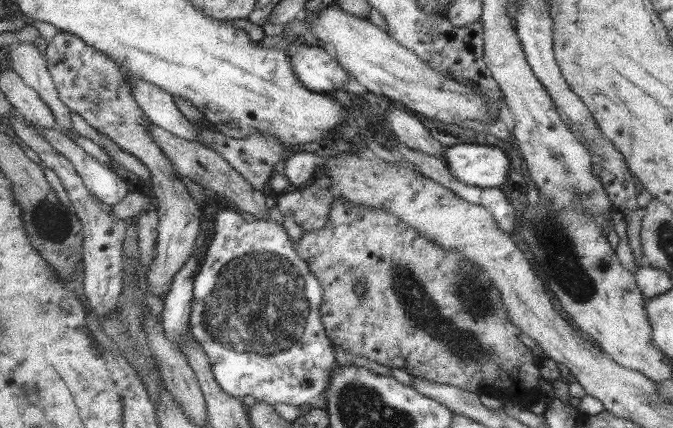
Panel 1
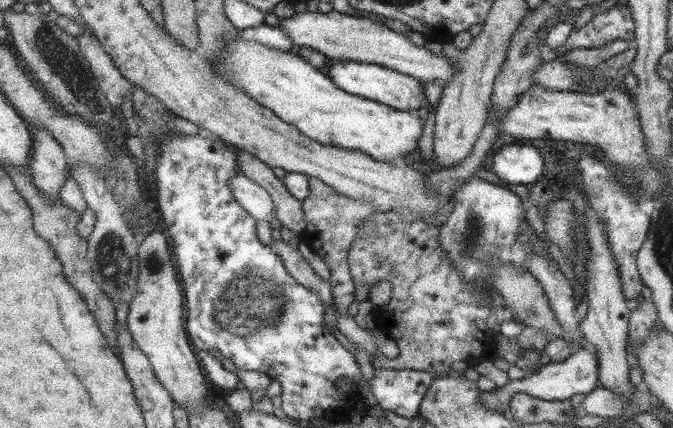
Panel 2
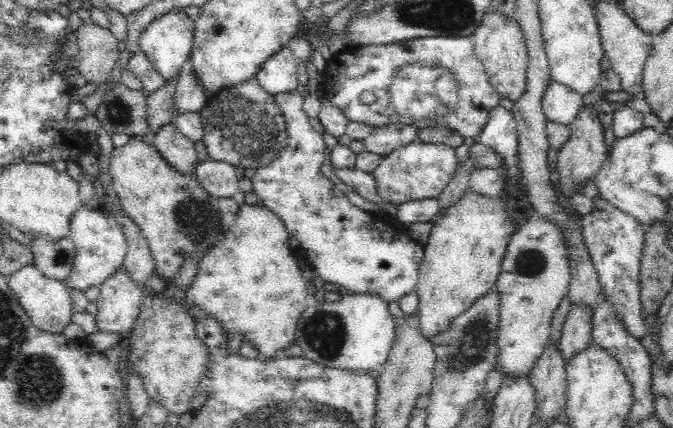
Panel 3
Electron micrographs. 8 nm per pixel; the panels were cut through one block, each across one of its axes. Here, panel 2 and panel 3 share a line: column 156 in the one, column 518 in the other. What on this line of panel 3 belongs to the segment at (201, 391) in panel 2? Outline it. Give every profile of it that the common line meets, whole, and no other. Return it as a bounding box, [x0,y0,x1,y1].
[494,215,571,378]

